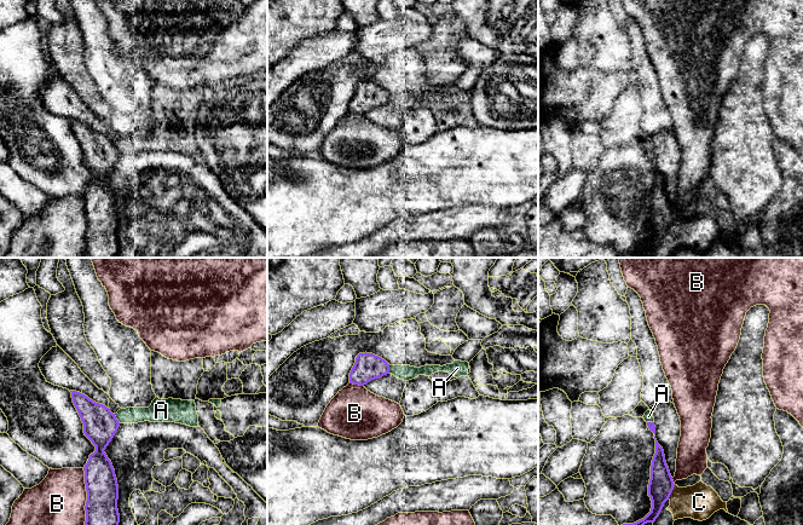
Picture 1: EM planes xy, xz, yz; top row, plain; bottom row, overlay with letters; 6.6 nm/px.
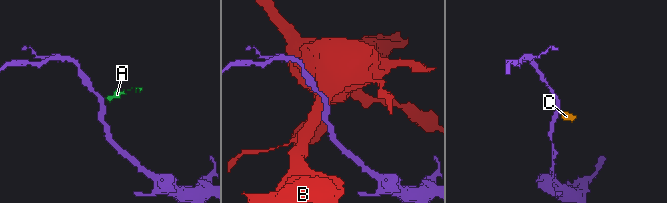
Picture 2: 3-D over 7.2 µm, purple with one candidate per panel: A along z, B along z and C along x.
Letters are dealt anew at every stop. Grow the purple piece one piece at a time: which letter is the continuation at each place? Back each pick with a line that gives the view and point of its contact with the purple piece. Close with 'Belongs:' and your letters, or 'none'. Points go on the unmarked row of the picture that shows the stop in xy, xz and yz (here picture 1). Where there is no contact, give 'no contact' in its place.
Belongs: none

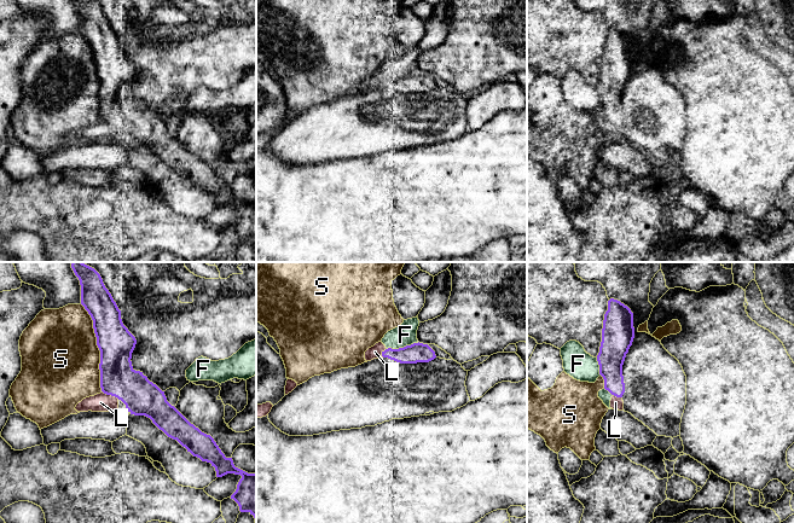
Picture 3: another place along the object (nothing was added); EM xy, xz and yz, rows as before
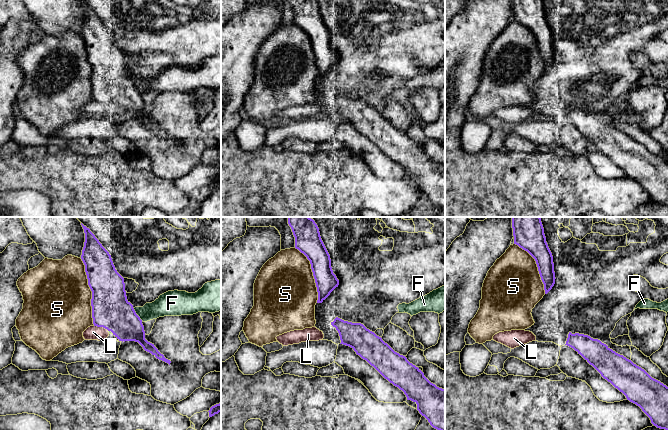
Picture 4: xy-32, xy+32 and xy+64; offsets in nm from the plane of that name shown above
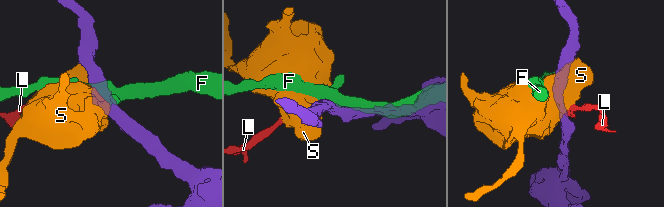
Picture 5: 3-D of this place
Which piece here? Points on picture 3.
L: contact xy (111, 125)
Belongs: L

